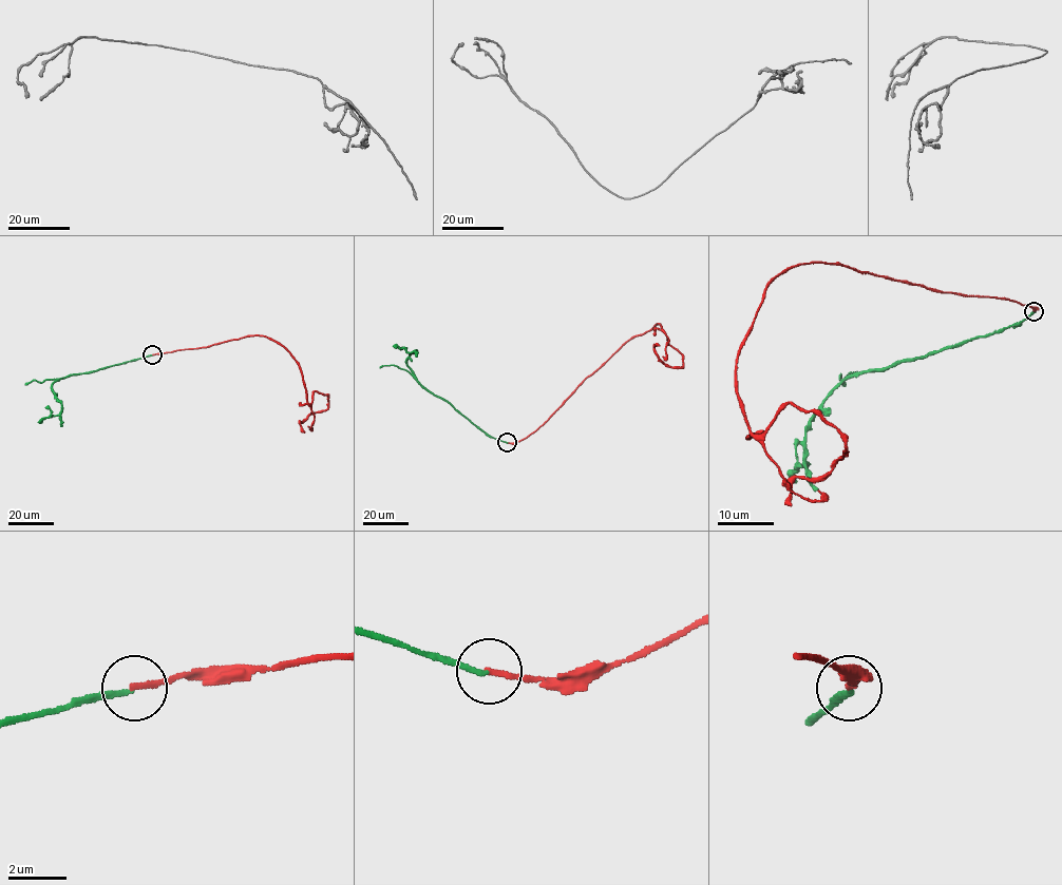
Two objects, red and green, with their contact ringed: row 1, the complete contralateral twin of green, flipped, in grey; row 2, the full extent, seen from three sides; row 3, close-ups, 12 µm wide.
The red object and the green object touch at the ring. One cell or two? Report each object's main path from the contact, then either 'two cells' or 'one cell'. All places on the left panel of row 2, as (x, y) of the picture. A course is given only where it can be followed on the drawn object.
red via (153, 354), (270, 338), (296, 361), (306, 401), (316, 391), (327, 396), (326, 409), (299, 421), (304, 433) | green via (153, 354), (56, 380), (52, 389), (61, 411), (38, 422) | two cells

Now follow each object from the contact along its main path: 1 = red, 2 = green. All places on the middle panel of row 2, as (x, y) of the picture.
1: (508, 442), (535, 431), (586, 378), (657, 324), (682, 356), (683, 366), (666, 366), (653, 347), (659, 346)
2: (508, 442), (489, 437), (447, 401), (428, 391), (406, 364), (408, 357), (416, 351), (408, 352), (393, 346)

